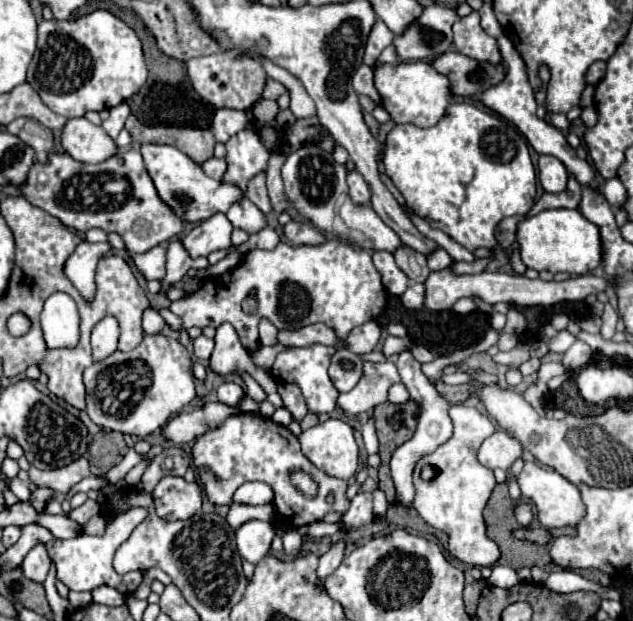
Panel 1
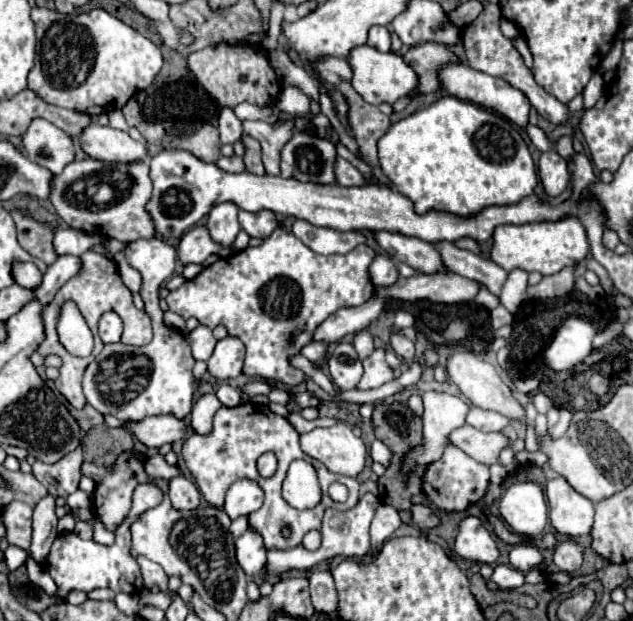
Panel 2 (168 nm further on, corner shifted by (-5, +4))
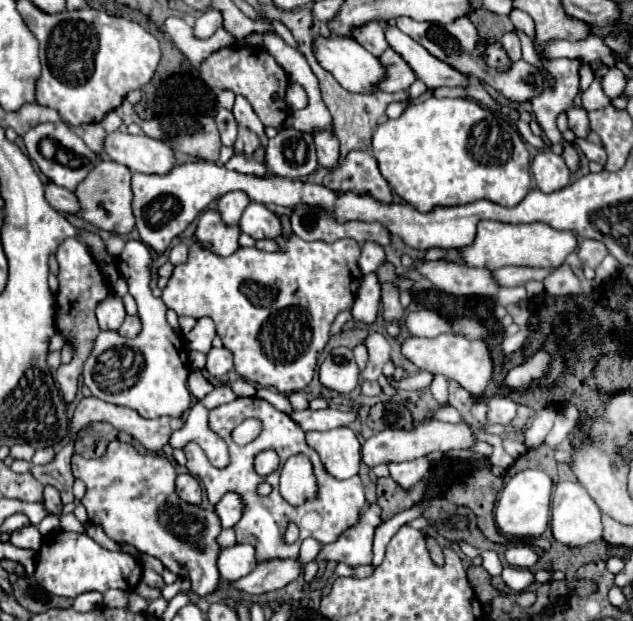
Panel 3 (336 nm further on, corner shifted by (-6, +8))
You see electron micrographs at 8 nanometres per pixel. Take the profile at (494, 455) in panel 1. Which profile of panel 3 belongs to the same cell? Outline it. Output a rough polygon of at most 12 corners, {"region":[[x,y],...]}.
{"region":[[466,422],[382,430],[362,446],[370,468],[428,452],[472,448]]}

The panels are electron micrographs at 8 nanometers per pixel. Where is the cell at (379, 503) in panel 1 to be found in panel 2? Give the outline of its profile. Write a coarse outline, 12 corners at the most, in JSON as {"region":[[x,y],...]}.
{"region":[[393,506],[377,508],[371,524],[371,560],[403,520]]}

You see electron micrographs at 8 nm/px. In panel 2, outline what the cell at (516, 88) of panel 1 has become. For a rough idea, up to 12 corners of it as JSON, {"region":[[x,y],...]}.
{"region":[[457,62],[439,66],[451,96],[527,126],[531,104],[501,78]]}

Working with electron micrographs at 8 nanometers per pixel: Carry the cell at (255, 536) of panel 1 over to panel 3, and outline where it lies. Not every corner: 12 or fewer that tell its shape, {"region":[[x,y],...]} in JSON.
{"region":[[248,544],[222,550],[222,580],[240,580],[256,568],[256,550]]}

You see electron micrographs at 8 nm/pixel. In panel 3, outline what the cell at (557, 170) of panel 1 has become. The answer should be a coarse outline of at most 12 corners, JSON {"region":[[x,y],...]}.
{"region":[[542,150],[532,160],[532,174],[542,192],[570,184],[562,156]]}

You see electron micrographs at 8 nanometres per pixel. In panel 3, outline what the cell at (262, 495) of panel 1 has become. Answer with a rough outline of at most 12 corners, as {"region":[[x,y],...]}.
{"region":[[224,494],[216,504],[222,528],[232,528],[244,514],[240,494]]}

